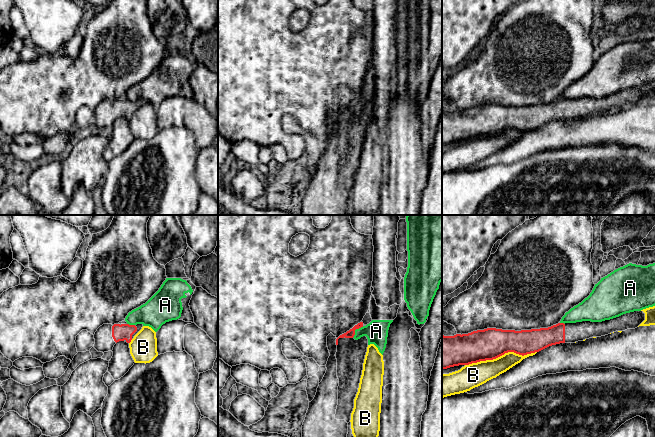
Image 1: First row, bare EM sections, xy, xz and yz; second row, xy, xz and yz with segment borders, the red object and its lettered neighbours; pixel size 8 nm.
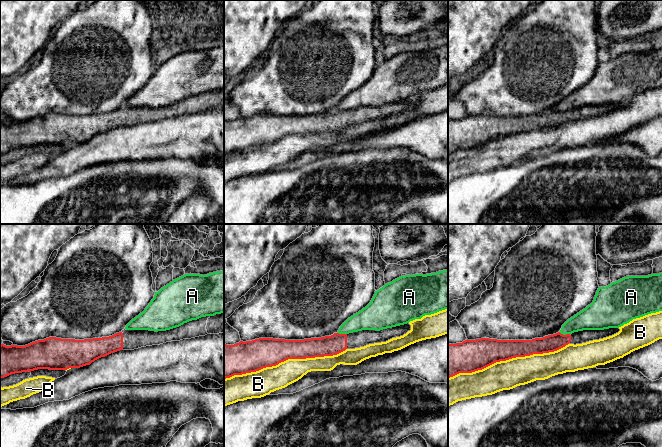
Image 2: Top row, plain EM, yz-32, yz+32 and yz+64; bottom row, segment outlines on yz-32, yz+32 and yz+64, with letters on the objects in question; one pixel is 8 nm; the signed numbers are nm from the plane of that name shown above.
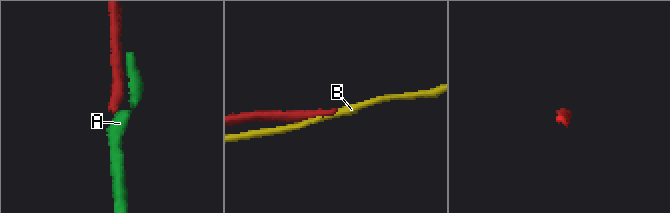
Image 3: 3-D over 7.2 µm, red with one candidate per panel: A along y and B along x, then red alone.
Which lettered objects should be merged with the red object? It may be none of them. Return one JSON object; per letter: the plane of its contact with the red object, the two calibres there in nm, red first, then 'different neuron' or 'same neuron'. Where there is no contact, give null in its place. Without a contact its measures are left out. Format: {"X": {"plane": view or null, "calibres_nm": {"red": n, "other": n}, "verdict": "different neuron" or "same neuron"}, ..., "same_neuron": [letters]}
{"A": {"plane": "xz", "calibres_nm": {"red": 60, "other": 180}, "verdict": "different neuron"}, "B": {"plane": "yz", "calibres_nm": {"red": 260, "other": 190}, "verdict": "different neuron"}, "same_neuron": []}

